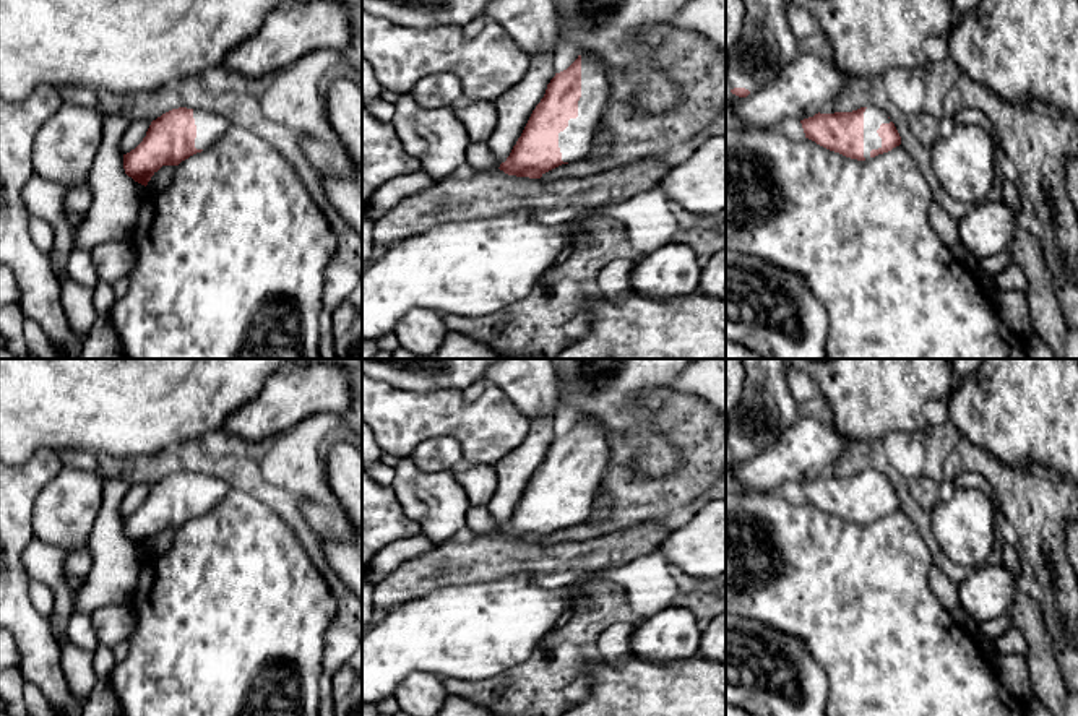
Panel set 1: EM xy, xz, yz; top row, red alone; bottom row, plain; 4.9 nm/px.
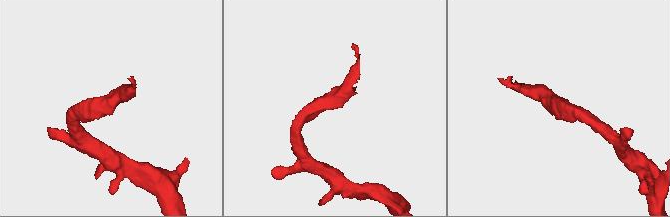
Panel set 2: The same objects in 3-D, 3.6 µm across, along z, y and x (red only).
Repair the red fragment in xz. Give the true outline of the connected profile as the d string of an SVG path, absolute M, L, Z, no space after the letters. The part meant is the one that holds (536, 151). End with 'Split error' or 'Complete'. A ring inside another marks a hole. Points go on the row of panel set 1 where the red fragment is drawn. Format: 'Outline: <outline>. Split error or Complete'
Outline: M593 54L578 55L550 80L498 169L508 175L541 179L562 164L584 159L610 101L607 68Z. Split error

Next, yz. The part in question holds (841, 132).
Outline: M875 106L852 112L818 112L800 123L805 138L857 161L875 157L901 144L895 123Z. Split error

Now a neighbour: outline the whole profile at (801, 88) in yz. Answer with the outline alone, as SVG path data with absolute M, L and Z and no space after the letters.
M799 54L791 63L747 97L732 94L737 125L752 130L776 128L781 120L813 117L851 76L834 58Z

